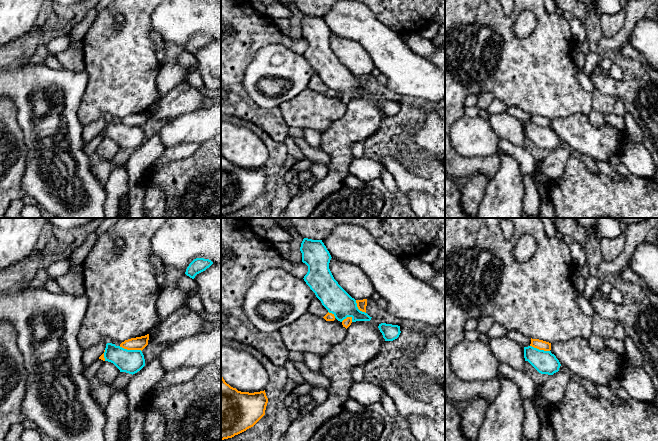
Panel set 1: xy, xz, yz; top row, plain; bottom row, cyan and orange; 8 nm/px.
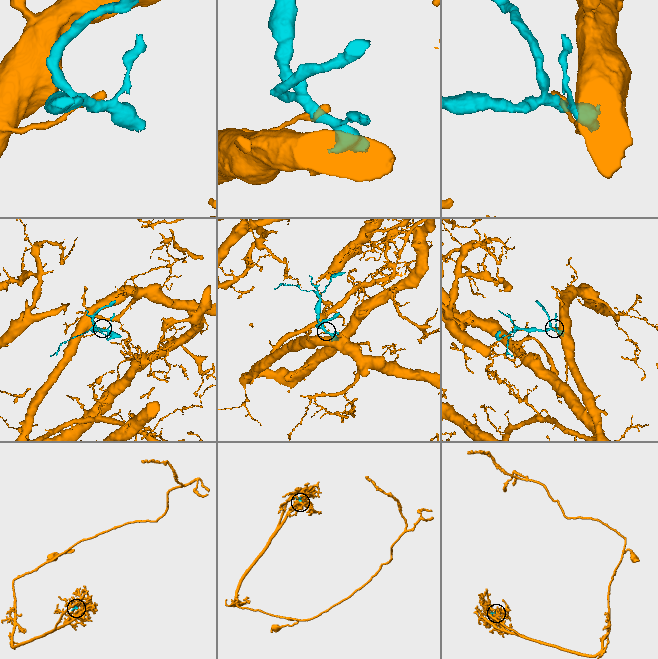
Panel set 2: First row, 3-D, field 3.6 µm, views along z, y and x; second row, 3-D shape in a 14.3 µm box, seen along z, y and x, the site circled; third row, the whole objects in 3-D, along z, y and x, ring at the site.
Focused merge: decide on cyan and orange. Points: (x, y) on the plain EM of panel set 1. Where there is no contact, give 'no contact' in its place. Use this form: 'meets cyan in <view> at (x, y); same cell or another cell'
meets cyan in xy at (130, 126); another cell

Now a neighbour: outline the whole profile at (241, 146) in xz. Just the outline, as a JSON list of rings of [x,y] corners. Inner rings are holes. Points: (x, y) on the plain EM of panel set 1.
[[[221,121],[221,151],[225,158],[241,168],[264,167],[269,158],[265,143],[254,131]]]

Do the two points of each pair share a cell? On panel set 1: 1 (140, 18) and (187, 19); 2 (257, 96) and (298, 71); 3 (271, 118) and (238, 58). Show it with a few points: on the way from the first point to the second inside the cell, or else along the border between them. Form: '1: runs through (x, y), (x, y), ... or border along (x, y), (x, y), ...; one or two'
1: border along (154, 10), (151, 15), (153, 30); two
2: runs through (270, 100), (281, 99), (296, 84); one
3: runs through (253, 111), (235, 93), (235, 76); one

